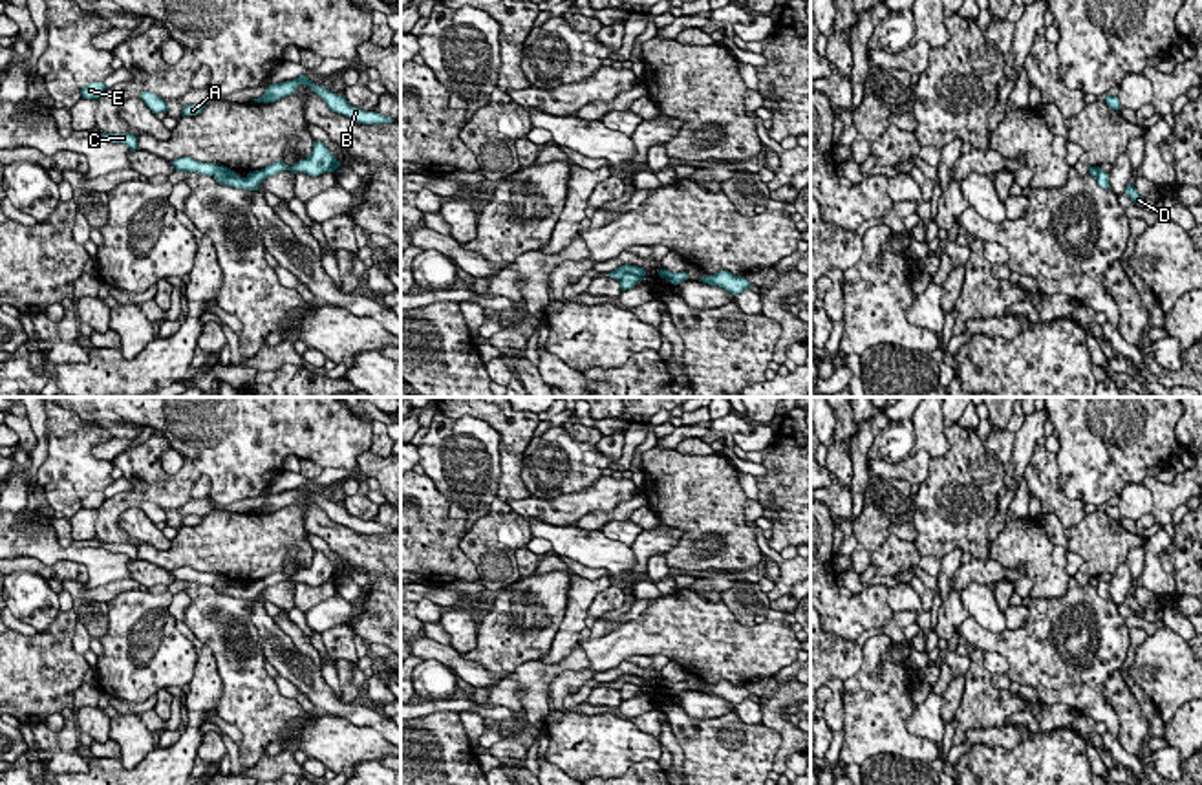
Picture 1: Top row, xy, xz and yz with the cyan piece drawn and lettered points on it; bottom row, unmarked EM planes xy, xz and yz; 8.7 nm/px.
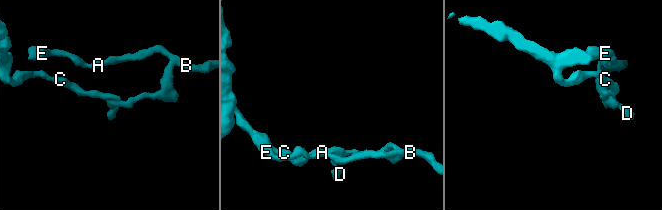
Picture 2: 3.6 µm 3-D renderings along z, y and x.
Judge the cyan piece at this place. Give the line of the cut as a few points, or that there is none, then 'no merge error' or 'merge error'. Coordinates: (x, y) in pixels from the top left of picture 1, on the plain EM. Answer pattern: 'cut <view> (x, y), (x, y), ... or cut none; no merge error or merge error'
cut xz (641, 687), (626, 683), (619, 690); merge error

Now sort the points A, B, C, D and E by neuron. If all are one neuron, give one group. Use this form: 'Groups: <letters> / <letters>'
Groups: A B D E / C

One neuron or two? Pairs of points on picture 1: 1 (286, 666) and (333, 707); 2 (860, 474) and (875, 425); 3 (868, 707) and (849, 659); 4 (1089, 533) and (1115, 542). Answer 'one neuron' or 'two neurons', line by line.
1: one neuron
2: one neuron
3: two neurons
4: one neuron

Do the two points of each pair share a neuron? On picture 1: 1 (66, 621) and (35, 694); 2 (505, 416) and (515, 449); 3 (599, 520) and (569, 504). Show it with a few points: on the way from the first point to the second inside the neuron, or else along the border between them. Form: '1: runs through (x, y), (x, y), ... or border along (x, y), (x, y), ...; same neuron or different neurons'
1: runs through (57, 639), (44, 668), (37, 676); same neuron
2: runs through (507, 423), (513, 429), (513, 441); same neuron
3: border along (628, 498), (611, 509), (590, 511), (573, 524); different neurons

